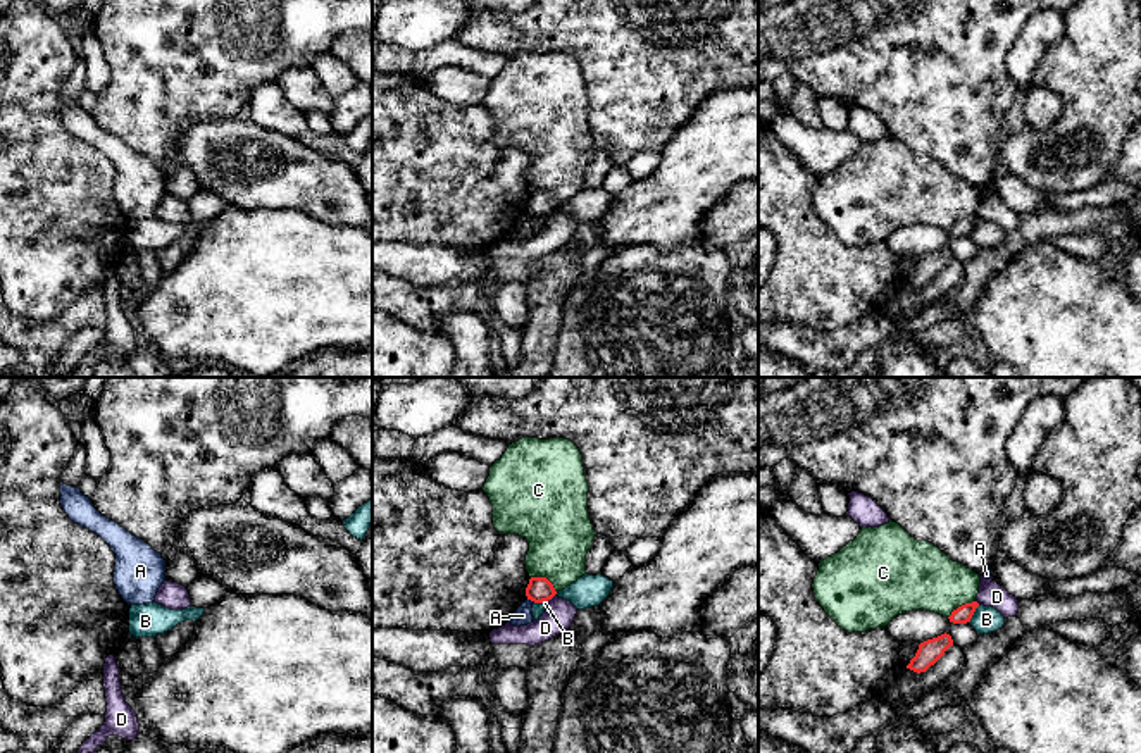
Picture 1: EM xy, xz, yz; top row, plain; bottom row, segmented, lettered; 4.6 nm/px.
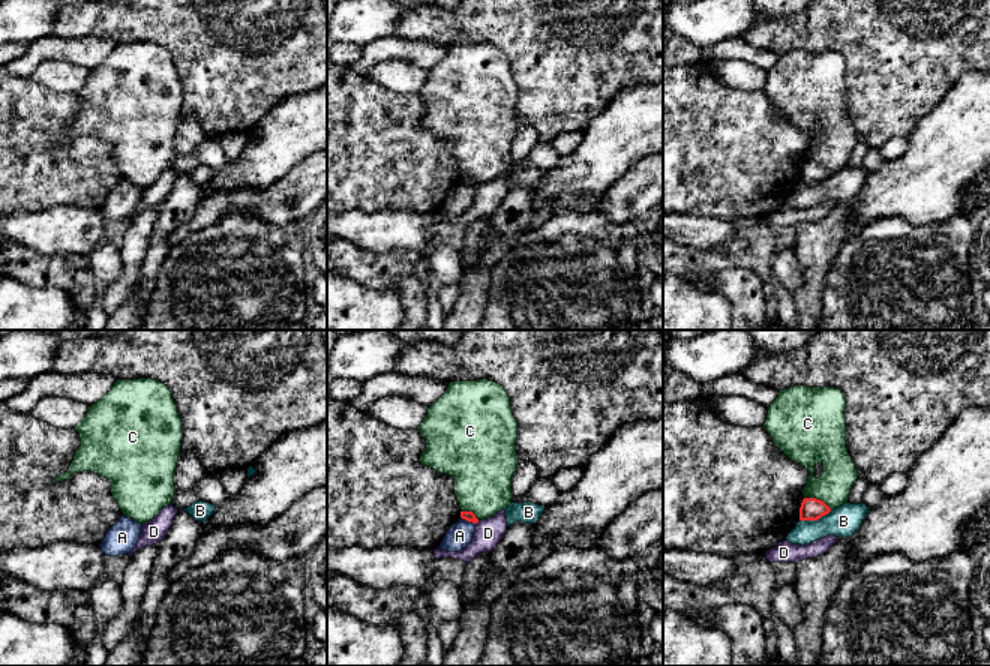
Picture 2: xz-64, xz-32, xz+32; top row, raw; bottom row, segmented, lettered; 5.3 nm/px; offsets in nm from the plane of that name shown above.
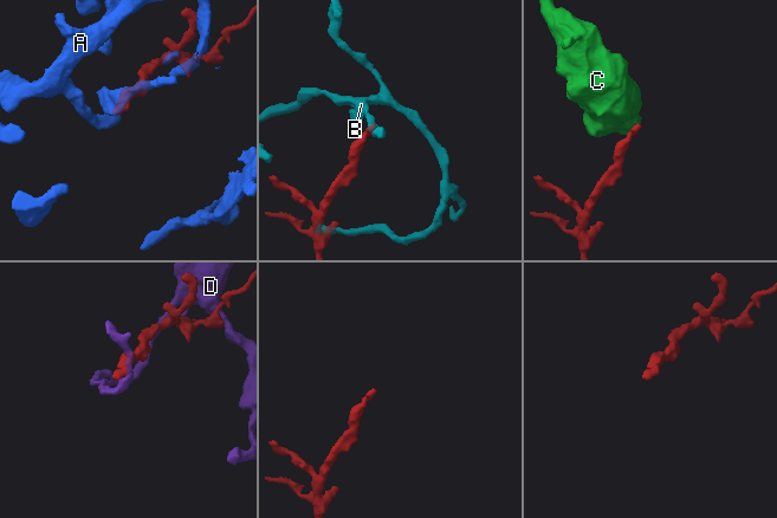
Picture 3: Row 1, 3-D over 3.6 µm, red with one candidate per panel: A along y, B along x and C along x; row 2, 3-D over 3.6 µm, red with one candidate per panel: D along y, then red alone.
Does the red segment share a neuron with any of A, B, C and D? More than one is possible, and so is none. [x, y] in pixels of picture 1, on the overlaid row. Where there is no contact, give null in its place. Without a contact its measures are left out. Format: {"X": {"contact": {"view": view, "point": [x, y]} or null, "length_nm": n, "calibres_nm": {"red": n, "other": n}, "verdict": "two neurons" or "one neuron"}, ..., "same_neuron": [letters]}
{"A": {"contact": {"view": "xz", "point": [531, 600]}, "length_nm": 40, "calibres_nm": {"red": 120, "other": 90}, "verdict": "two neurons"}, "B": {"contact": {"view": "yz", "point": [972, 614]}, "length_nm": 100, "calibres_nm": {"red": 80, "other": 130}, "verdict": "two neurons"}, "C": {"contact": {"view": "xz", "point": [545, 578]}, "length_nm": 150, "calibres_nm": {"red": 120, "other": 320}, "verdict": "two neurons"}, "D": {"contact": {"view": "xz", "point": [550, 598]}, "length_nm": 50, "calibres_nm": {"red": 120, "other": 140}, "verdict": "two neurons"}, "same_neuron": []}

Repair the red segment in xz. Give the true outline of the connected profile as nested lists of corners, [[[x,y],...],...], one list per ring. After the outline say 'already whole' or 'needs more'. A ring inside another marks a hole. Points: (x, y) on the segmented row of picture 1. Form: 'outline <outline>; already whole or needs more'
outline [[[531,577],[526,588],[527,600],[543,603],[557,594],[553,584],[546,577]]]; already whole

